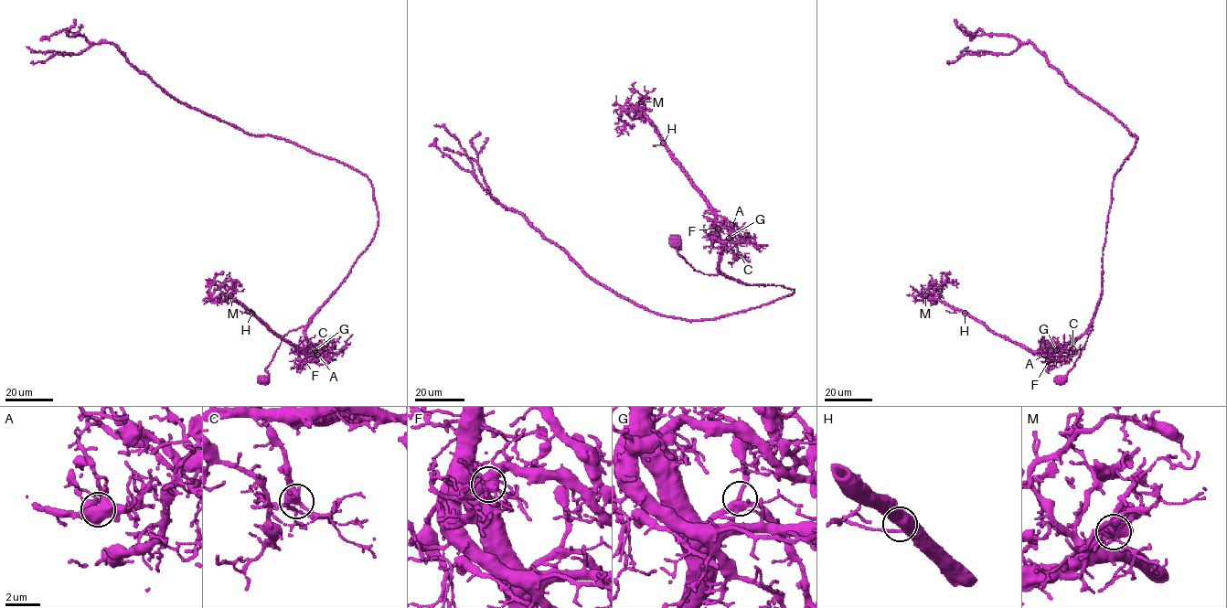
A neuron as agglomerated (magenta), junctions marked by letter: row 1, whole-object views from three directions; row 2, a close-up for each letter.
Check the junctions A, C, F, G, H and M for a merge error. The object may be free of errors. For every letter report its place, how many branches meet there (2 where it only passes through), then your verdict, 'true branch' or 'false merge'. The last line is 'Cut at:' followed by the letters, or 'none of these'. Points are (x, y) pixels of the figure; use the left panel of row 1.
A: place (317, 355); branches 4; true branch
C: place (325, 348); branches 5; true branch
F: place (304, 361); branches 6; true branch
G: place (314, 350); branches 5; true branch
H: place (251, 313); branches 3; true branch
M: place (230, 295); branches 7; true branch
Cut at: none of these

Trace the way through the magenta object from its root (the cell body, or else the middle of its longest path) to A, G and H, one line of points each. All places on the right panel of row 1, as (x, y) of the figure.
A: (1061, 378), (1074, 365), (1092, 326), (1066, 344), (1042, 349), (1041, 355), (1044, 355)
G: (1061, 378), (1074, 365), (1092, 326), (1056, 350)
H: (1061, 378), (1074, 365), (1092, 325), (1066, 344), (1029, 351), (993, 333), (965, 313)

